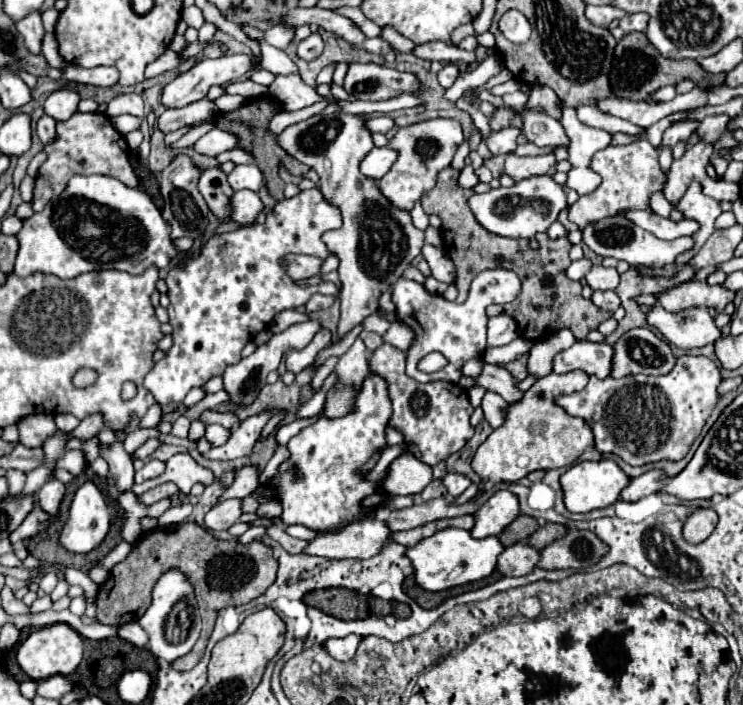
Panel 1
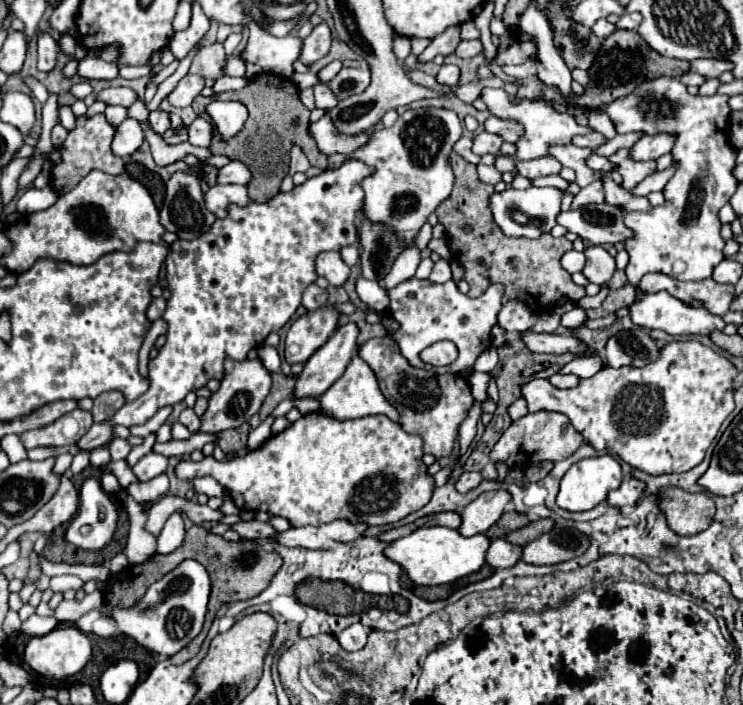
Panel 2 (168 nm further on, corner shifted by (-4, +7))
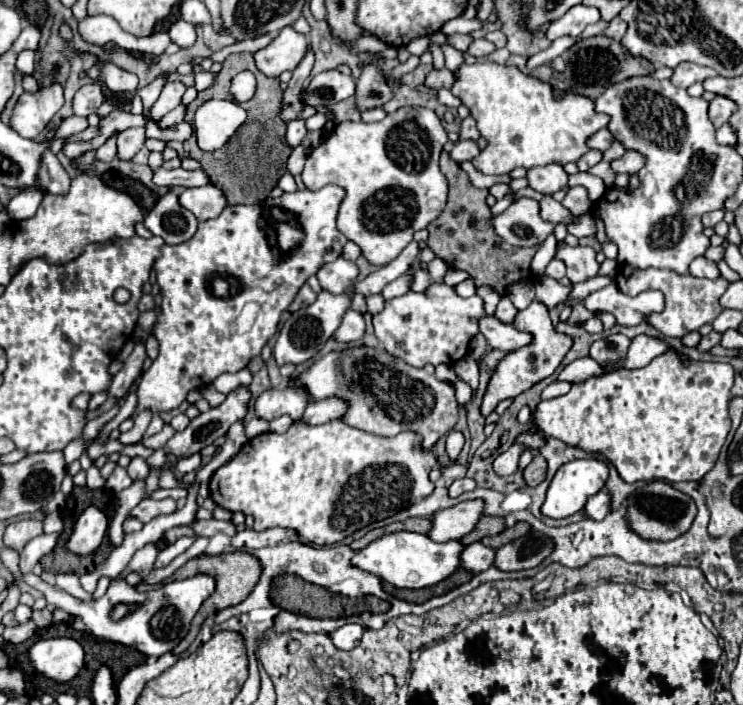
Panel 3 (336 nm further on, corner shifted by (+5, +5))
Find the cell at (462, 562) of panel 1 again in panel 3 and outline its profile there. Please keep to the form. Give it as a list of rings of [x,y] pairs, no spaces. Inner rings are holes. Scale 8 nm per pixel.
[[[390,532],[358,550],[352,558],[352,566],[378,576],[380,580],[396,588],[426,588],[442,582],[460,566],[462,544],[452,540],[444,544],[432,542],[426,534],[416,532]]]

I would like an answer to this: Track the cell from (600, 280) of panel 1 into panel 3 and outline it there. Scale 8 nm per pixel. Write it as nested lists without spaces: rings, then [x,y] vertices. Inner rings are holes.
[[[562,244],[562,246],[558,246],[554,258],[562,260],[566,264],[566,278],[572,284],[586,282],[588,278],[596,276],[598,268],[600,268],[600,264],[596,262],[596,252],[590,246],[574,246],[572,248],[568,244]]]

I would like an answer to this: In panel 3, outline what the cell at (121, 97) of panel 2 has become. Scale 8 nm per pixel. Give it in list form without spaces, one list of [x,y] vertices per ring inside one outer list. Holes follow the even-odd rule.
[[[86,84],[74,96],[74,114],[86,118],[92,112],[96,112],[96,108],[102,102],[104,102],[104,96],[100,92],[100,86],[98,84]]]

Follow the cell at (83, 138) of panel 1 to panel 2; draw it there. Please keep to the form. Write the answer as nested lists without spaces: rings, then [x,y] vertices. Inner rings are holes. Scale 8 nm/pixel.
[[[103,114],[95,116],[77,116],[75,128],[69,132],[67,140],[61,144],[61,162],[51,168],[51,188],[61,196],[79,184],[83,176],[91,170],[103,170],[107,174],[125,174],[123,158],[115,156],[111,150],[111,142],[115,136],[115,128],[105,120]]]

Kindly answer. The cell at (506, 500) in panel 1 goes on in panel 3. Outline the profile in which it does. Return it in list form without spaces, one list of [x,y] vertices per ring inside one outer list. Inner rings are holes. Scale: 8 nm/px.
[[[468,500],[446,510],[438,510],[438,514],[430,518],[432,528],[428,530],[428,538],[434,542],[460,540],[462,536],[474,530],[476,522],[482,516],[482,508],[484,508],[482,500]]]

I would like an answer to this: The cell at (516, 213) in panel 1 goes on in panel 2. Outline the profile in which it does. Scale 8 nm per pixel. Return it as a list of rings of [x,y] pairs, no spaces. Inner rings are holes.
[[[505,188],[503,192],[495,192],[489,198],[489,208],[493,214],[495,224],[503,230],[505,236],[525,236],[525,238],[539,238],[541,234],[549,232],[557,224],[557,216],[561,212],[561,198],[563,190],[559,188]]]

